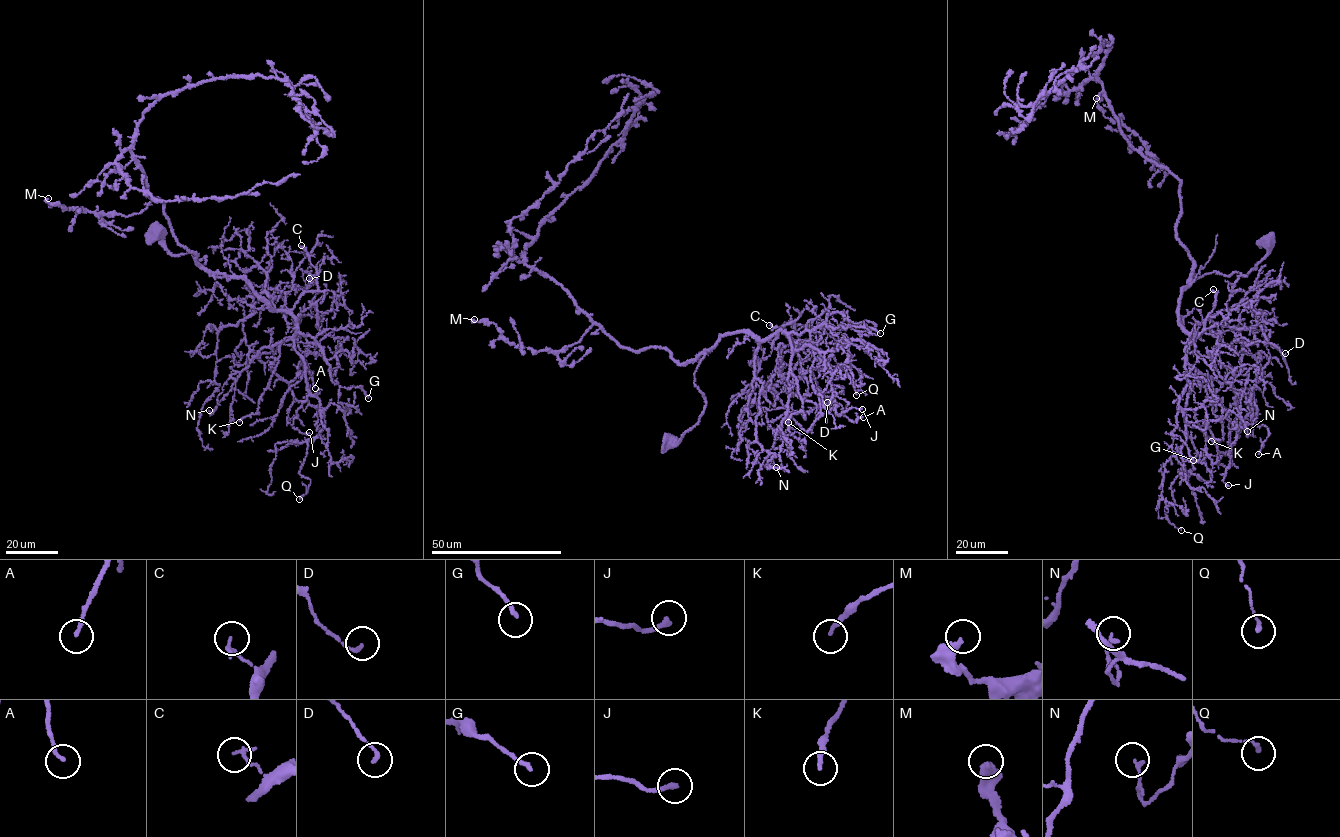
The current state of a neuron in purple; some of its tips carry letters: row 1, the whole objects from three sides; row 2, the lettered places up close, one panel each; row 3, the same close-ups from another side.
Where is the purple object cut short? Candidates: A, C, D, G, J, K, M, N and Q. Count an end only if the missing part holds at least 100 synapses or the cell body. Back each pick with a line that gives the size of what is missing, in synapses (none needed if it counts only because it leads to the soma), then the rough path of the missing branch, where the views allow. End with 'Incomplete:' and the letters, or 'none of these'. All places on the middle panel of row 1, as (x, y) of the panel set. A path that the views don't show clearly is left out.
Incomplete: none of these

